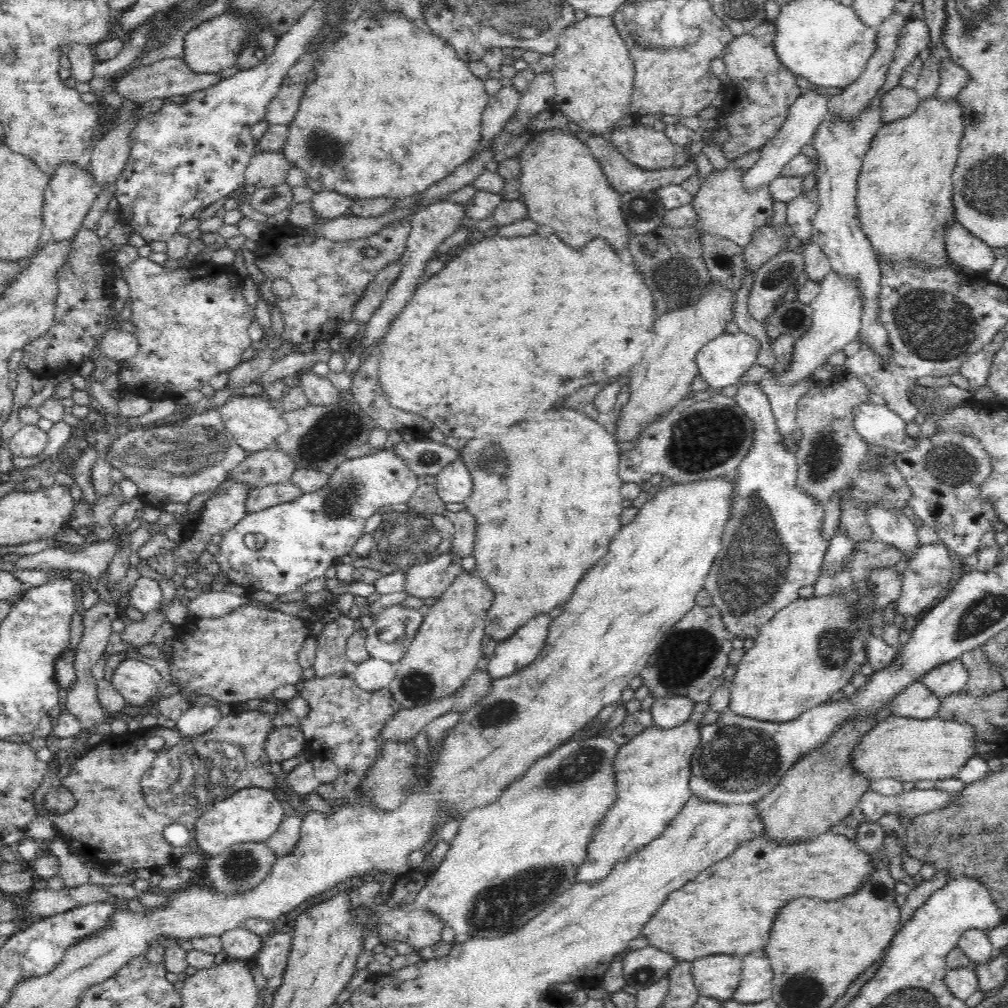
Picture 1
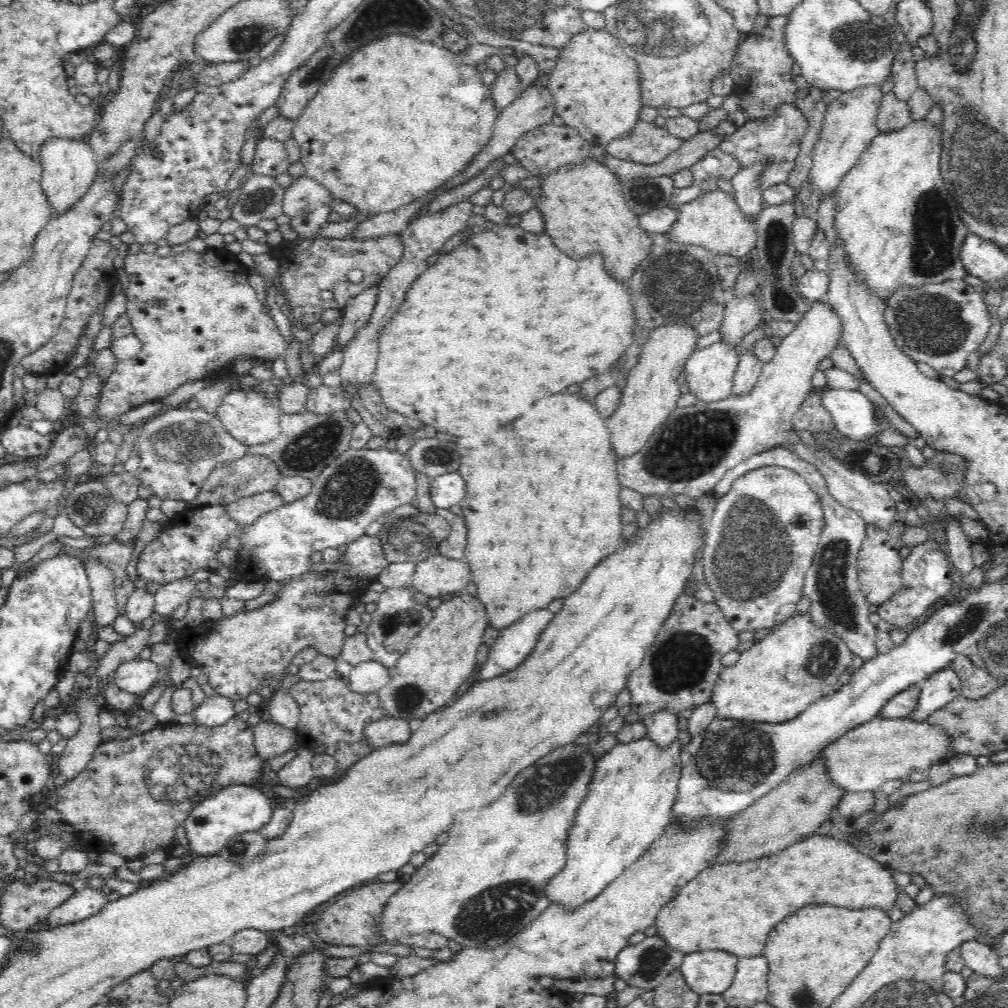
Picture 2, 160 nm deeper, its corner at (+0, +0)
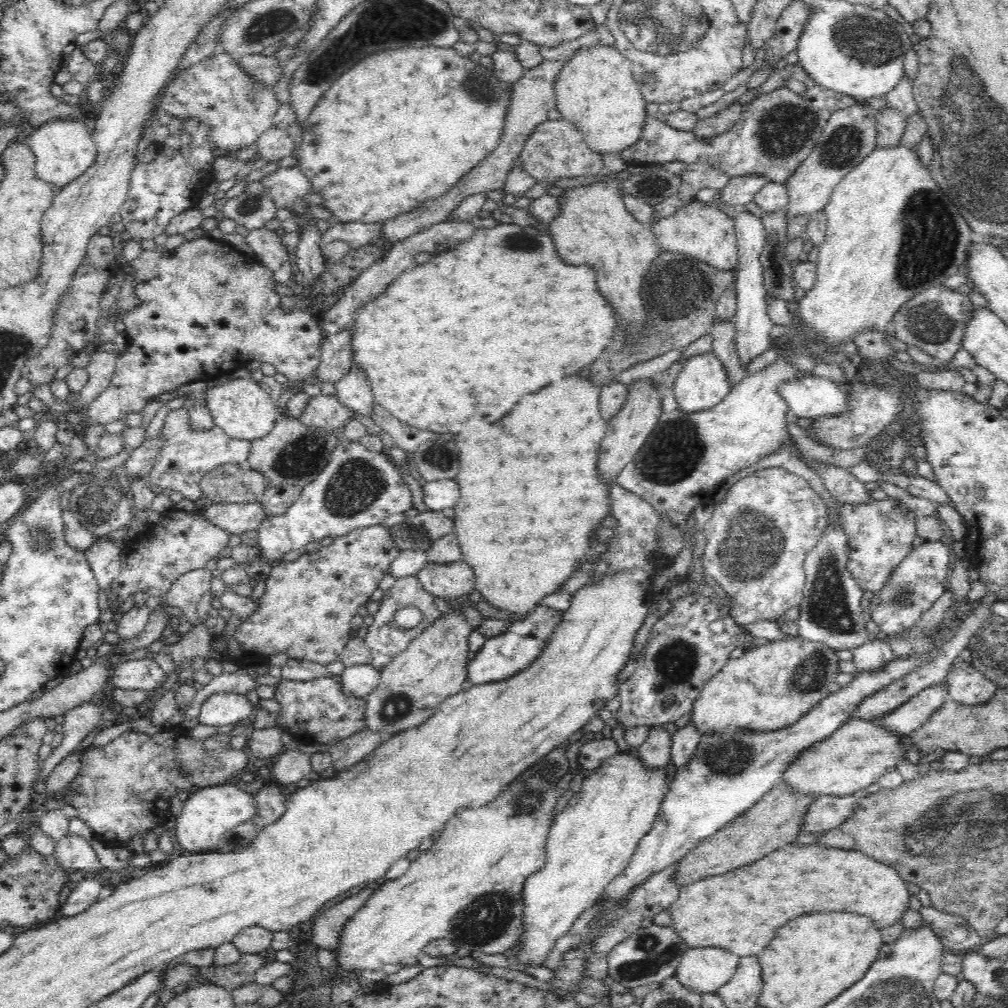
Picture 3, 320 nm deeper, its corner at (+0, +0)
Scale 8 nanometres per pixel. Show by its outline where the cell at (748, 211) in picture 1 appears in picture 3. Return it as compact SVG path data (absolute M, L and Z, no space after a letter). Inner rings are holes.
M693 201L678 209L673 216L656 222L652 230L661 254L668 254L670 264L683 257L690 257L714 269L723 271L736 269L739 246L735 234L735 220L724 214L715 203L703 204Z

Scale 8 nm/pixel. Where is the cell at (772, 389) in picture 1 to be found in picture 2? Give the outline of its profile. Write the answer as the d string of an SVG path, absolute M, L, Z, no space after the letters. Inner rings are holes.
M782 447L755 454L747 462L732 468L716 484L713 496L719 499L730 490L734 480L750 472L750 470L764 468L764 466L782 466L785 469L800 473L800 476L806 479L812 491L818 495L820 505L822 505L824 528L803 584L804 596L810 598L810 611L808 612L810 622L817 627L832 631L836 637L840 637L848 645L848 649L854 655L860 656L865 661L874 658L878 655L875 645L877 630L876 625L868 619L868 615L871 613L868 609L870 604L866 595L862 592L856 566L858 552L862 542L864 542L864 536L866 536L865 520L856 511L842 506L829 493L824 477L818 473L816 468L799 460L794 453L790 453L788 449L782 449Z

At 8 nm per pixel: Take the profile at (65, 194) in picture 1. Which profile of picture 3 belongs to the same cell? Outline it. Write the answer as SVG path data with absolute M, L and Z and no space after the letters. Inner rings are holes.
M52 118L26 132L23 139L36 157L37 175L44 182L54 185L57 191L67 186L68 182L74 180L76 176L80 176L96 160L97 146L93 141L91 130L80 119Z

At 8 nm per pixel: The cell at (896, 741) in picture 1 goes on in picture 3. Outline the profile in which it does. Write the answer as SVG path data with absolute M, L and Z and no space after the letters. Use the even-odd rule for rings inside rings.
M850 718L824 741L804 748L782 772L781 783L804 795L852 795L877 782L884 770L895 768L904 752L900 737L891 734L872 720Z

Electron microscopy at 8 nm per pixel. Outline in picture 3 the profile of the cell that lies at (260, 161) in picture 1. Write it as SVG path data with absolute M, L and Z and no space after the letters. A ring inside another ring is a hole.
M275 124L264 130L255 142L255 148L266 160L280 160L284 156L293 155L297 142L294 141L286 129Z

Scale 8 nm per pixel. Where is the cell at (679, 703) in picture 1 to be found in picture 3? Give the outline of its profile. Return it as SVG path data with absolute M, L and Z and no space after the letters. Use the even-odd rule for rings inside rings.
M652 728L648 739L638 748L636 755L646 769L656 770L666 767L670 761L672 734L662 728Z

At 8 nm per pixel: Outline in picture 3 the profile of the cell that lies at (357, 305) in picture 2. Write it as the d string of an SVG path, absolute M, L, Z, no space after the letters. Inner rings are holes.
M345 329L325 334L320 346L320 362L314 372L316 384L336 384L352 367L352 332Z

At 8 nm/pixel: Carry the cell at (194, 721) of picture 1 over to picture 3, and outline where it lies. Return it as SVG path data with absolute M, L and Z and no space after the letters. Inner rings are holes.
M218 692L210 696L203 704L199 723L206 726L236 725L254 714L255 706L244 694Z

